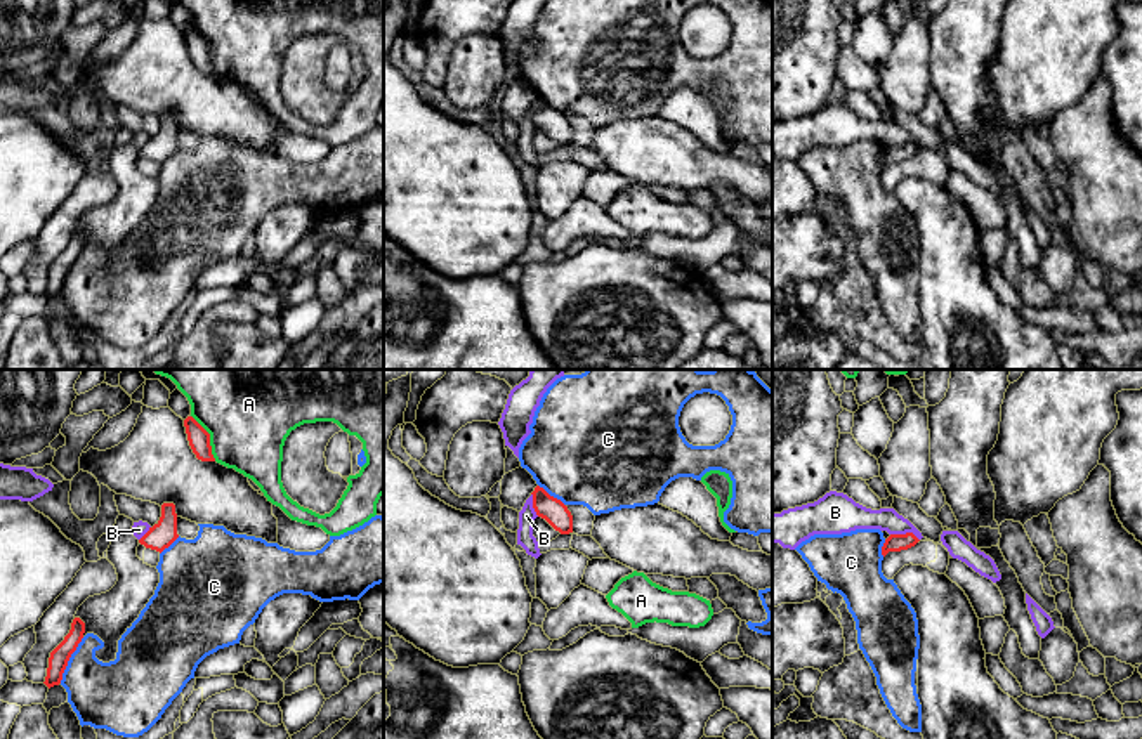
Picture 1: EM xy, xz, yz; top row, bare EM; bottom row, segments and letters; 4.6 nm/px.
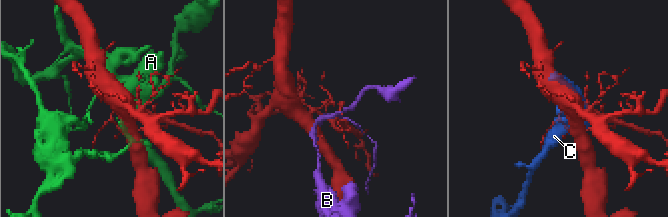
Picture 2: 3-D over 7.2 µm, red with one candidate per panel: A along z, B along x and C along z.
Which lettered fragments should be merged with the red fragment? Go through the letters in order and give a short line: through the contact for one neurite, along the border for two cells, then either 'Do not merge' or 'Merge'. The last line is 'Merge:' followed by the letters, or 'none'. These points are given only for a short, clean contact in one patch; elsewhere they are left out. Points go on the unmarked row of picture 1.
A: Do not merge
B: Line: yz (891, 144), (912, 144), (918, 151). Do not merge
C: Do not merge
Merge: none

